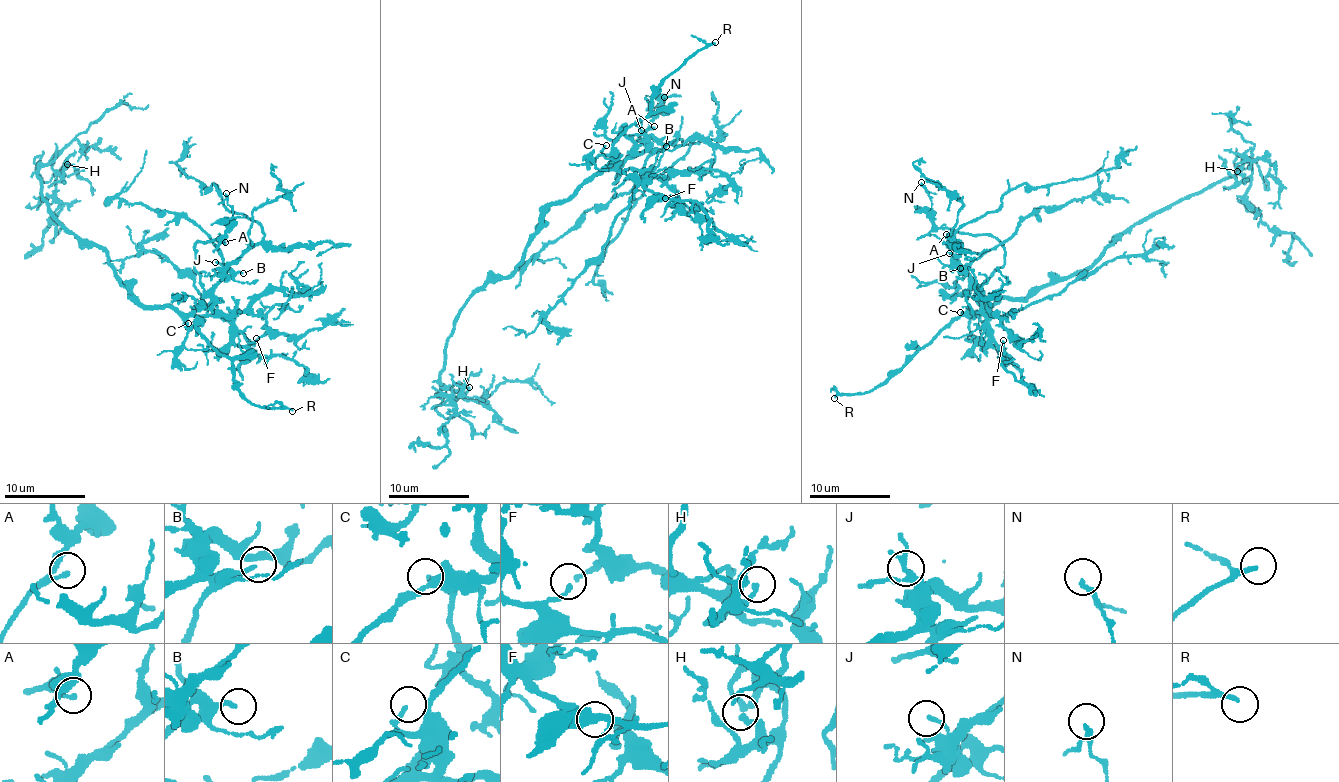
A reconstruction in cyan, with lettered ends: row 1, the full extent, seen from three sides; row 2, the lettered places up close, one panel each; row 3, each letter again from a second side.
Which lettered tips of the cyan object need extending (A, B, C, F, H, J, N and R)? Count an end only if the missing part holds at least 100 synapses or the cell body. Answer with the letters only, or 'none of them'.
R

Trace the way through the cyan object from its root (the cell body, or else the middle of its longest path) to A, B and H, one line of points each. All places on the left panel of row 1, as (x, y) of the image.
A: (136, 301), (139, 305), (174, 306), (189, 314), (203, 297), (194, 245), (215, 240), (225, 242)
B: (136, 301), (139, 305), (174, 306), (189, 314), (223, 280), (243, 273)
H: (136, 301), (100, 246), (81, 244), (63, 229), (41, 195), (38, 171), (54, 157), (56, 171), (67, 164)

